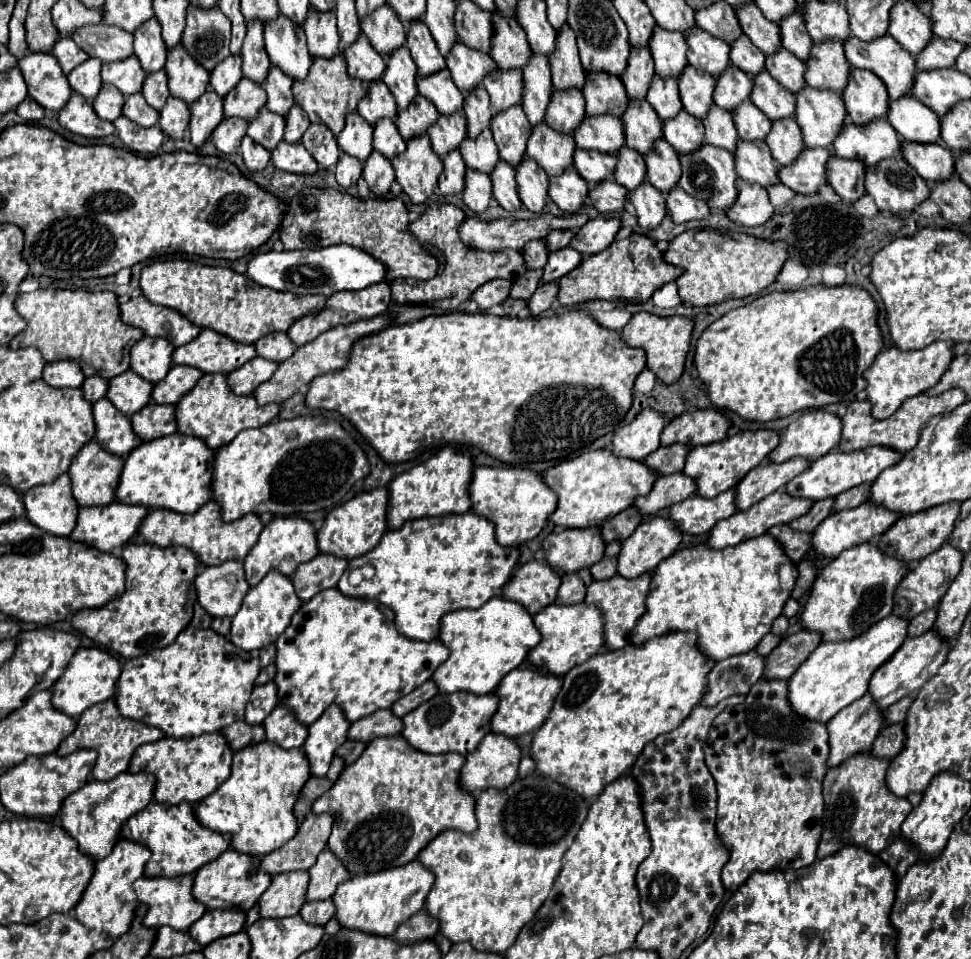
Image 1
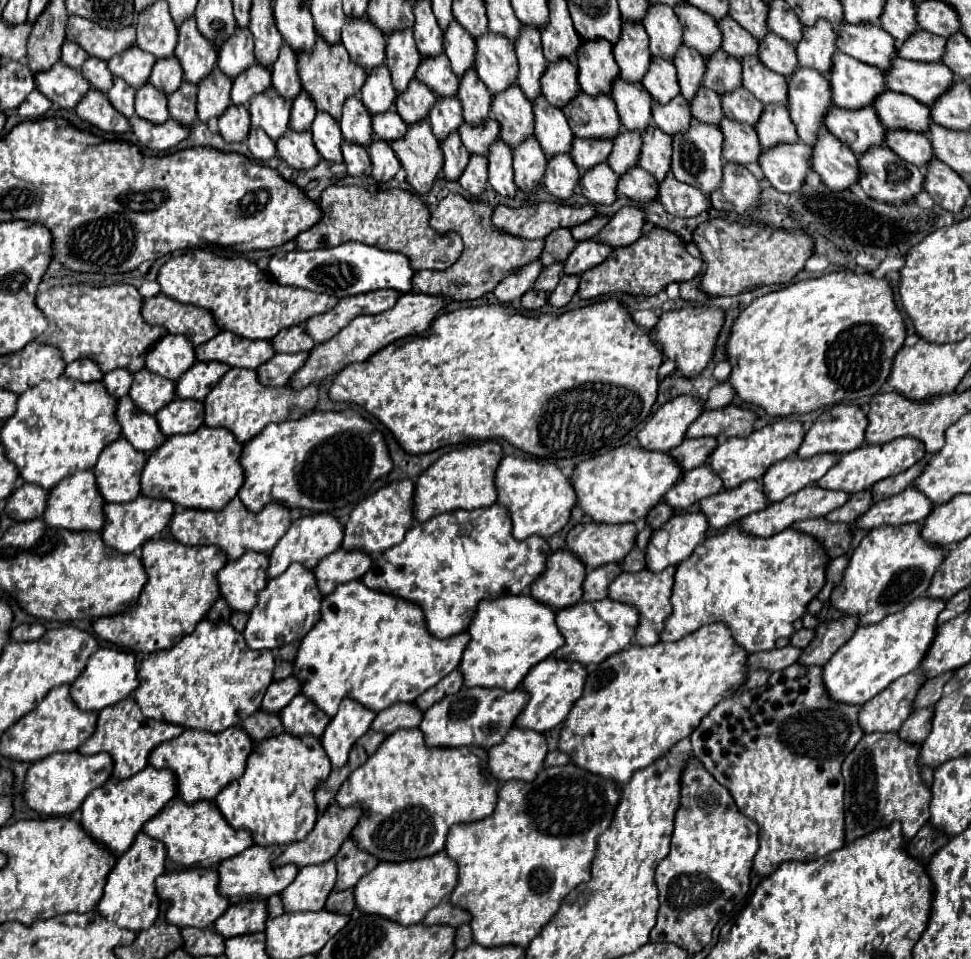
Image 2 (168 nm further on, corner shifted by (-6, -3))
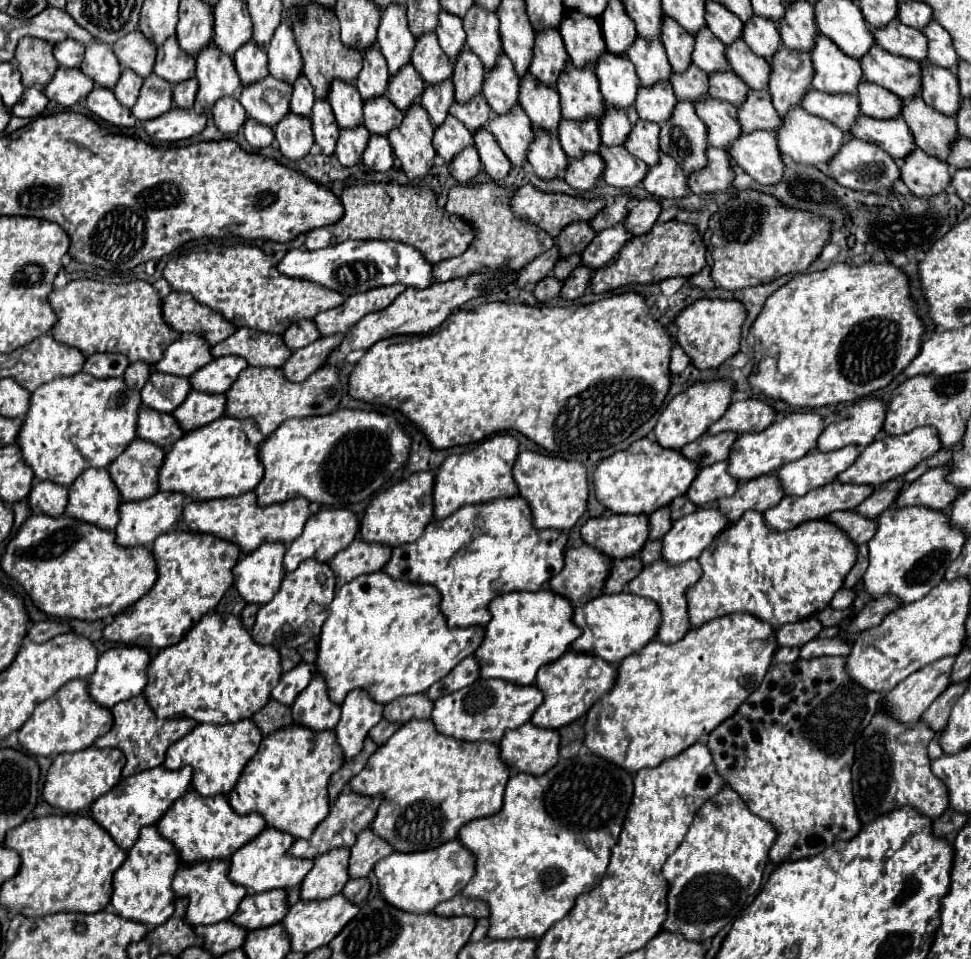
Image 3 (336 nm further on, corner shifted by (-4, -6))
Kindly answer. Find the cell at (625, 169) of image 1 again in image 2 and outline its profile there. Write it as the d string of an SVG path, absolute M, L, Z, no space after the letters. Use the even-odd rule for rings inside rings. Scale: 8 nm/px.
M622 130L622 134L616 136L614 148L610 154L610 168L622 176L626 174L632 166L638 166L638 156L640 156L640 146L642 146L642 136L640 132L628 132Z

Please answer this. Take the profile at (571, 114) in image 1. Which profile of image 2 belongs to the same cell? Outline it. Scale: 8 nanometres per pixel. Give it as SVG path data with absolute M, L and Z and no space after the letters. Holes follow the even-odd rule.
M570 60L548 64L542 76L542 94L556 108L564 108L574 96L578 96L578 68Z

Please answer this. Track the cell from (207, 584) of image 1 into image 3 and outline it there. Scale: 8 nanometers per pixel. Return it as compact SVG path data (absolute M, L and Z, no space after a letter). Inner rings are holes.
M264 543L234 567L234 585L248 603L268 603L284 579L284 543Z

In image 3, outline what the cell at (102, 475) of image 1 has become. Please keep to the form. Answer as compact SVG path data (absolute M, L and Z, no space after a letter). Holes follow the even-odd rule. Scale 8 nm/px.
M136 437L128 449L110 465L110 475L122 499L138 501L156 495L156 475L164 463L164 449Z

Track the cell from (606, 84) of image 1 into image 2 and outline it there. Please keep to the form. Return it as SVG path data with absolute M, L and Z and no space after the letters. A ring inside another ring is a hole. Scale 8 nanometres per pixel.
M606 40L582 42L578 50L578 82L580 88L590 94L610 94L614 78L618 78L618 64L612 54L612 46Z

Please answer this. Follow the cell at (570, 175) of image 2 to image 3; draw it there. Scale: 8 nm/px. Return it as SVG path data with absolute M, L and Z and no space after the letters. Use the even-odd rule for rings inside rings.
M534 129L534 139L528 145L528 163L542 179L558 177L568 165L558 135L544 135L544 131Z

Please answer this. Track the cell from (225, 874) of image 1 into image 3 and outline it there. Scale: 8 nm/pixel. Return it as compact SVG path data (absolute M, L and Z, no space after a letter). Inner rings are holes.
M264 829L252 843L246 843L230 859L230 879L238 885L244 885L250 893L262 893L270 889L288 889L306 877L312 869L314 859L298 859L288 855L294 839L290 835L280 835L280 831Z

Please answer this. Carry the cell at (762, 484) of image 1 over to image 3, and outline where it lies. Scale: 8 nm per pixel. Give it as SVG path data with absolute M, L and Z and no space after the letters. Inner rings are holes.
M848 445L830 453L812 451L802 459L796 459L778 469L778 479L786 495L806 495L808 491L834 481L856 461L858 455L860 449L856 445Z

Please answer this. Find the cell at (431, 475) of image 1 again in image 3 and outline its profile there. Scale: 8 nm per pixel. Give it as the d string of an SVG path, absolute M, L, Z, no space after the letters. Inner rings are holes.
M498 433L482 441L476 449L460 455L450 455L440 465L434 483L434 515L446 519L456 509L472 503L486 503L496 497L514 497L516 481L512 479L512 467L518 455L518 441L508 433Z

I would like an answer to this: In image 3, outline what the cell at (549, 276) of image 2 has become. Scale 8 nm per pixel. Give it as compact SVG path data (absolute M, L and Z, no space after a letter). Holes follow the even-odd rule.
M580 253L570 255L570 257L562 257L562 259L556 263L552 275L564 281L564 279L568 279L568 275L570 275L578 265L580 265Z

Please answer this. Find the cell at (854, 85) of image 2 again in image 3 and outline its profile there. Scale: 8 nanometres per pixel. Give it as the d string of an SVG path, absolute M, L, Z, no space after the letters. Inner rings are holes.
M818 33L810 57L814 65L814 89L824 93L856 93L858 81L862 79L860 63L844 55L826 35Z

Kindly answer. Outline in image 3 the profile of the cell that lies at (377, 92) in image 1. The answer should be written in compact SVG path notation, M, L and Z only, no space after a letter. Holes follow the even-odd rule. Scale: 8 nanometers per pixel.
M370 47L368 51L364 51L364 67L356 77L356 89L360 91L362 99L368 101L378 95L384 95L388 79L390 73L386 67L386 59L380 55L378 47Z

